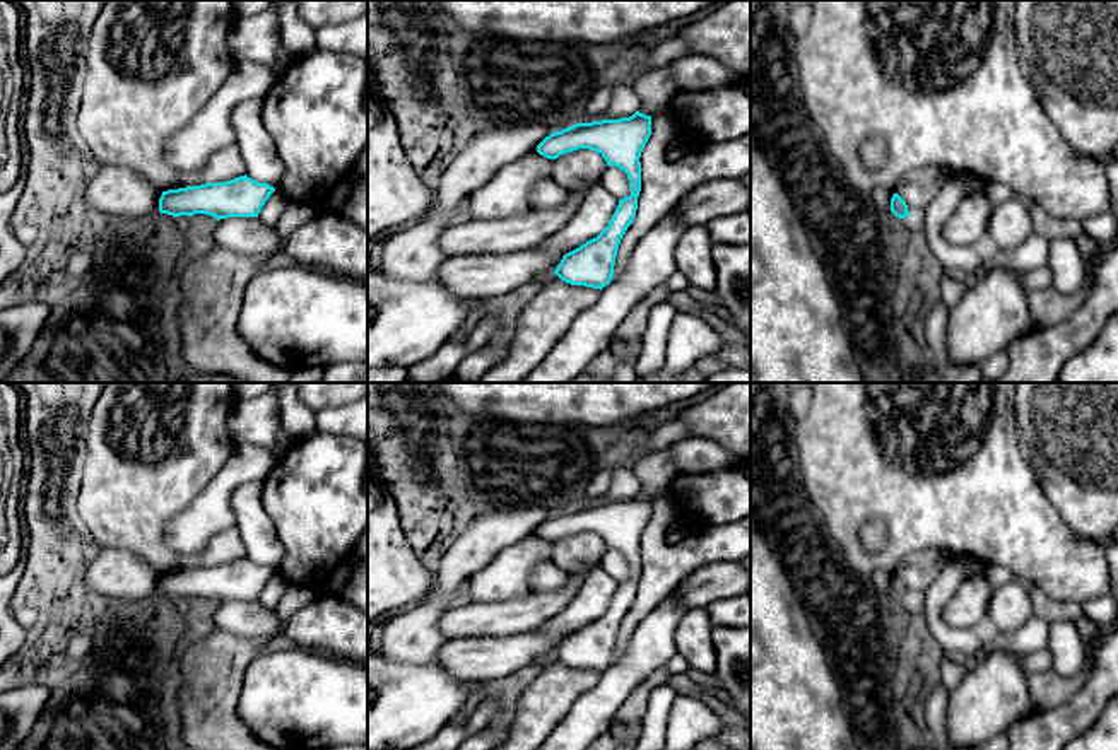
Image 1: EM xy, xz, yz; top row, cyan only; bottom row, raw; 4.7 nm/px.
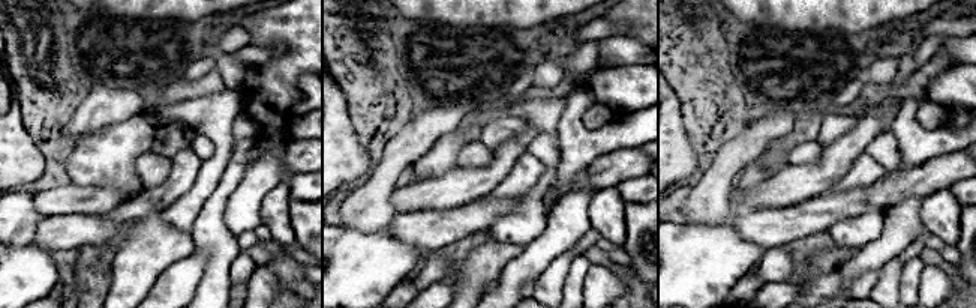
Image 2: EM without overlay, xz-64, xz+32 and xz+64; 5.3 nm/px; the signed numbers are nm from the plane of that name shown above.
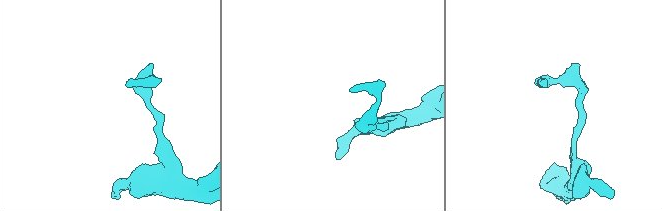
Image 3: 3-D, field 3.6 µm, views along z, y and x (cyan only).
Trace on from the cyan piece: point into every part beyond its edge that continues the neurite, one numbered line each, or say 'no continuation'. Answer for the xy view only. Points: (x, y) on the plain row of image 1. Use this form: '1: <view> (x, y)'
no continuation

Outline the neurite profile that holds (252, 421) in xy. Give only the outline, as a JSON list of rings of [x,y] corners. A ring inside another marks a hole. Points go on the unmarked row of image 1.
[[[280,384],[256,398],[236,398],[227,429],[232,442],[275,451],[280,436]]]

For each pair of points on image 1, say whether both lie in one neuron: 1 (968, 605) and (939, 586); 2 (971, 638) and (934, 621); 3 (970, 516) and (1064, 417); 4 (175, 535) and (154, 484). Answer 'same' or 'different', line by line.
1: different
2: same
3: different
4: different

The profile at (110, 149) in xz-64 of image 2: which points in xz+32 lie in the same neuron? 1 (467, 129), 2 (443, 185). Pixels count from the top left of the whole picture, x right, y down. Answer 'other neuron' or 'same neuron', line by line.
1: same neuron
2: other neuron

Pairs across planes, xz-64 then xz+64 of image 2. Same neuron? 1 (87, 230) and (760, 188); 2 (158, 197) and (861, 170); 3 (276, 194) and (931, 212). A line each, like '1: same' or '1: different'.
1: same
2: same
3: same

